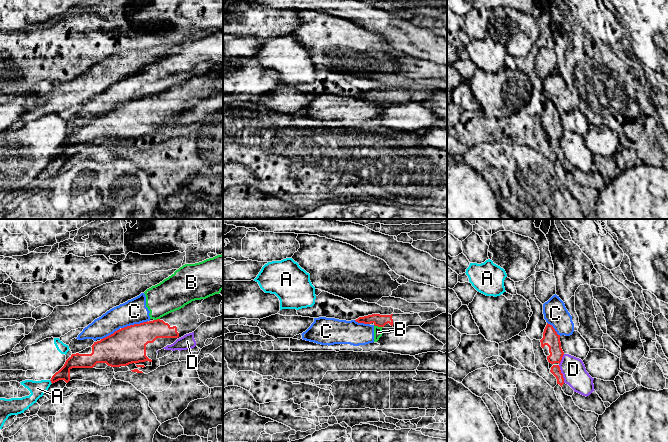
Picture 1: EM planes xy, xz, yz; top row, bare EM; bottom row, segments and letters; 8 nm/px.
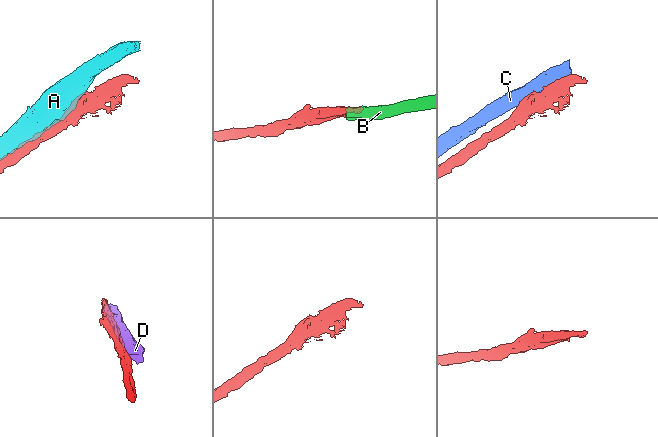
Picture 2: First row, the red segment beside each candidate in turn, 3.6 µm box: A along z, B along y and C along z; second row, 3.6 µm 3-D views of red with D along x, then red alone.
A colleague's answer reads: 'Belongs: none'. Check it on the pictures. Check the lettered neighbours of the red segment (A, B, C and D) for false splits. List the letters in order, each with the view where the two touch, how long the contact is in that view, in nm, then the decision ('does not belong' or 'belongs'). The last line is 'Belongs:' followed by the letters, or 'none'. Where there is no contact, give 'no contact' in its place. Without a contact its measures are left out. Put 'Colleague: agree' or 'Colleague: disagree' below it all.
A: xy | 40 nm | does not belong
B: xz | 80 nm | does not belong
C: xy | 220 nm | does not belong
D: yz | 240 nm | does not belong
Belongs: none
Colleague: agree

